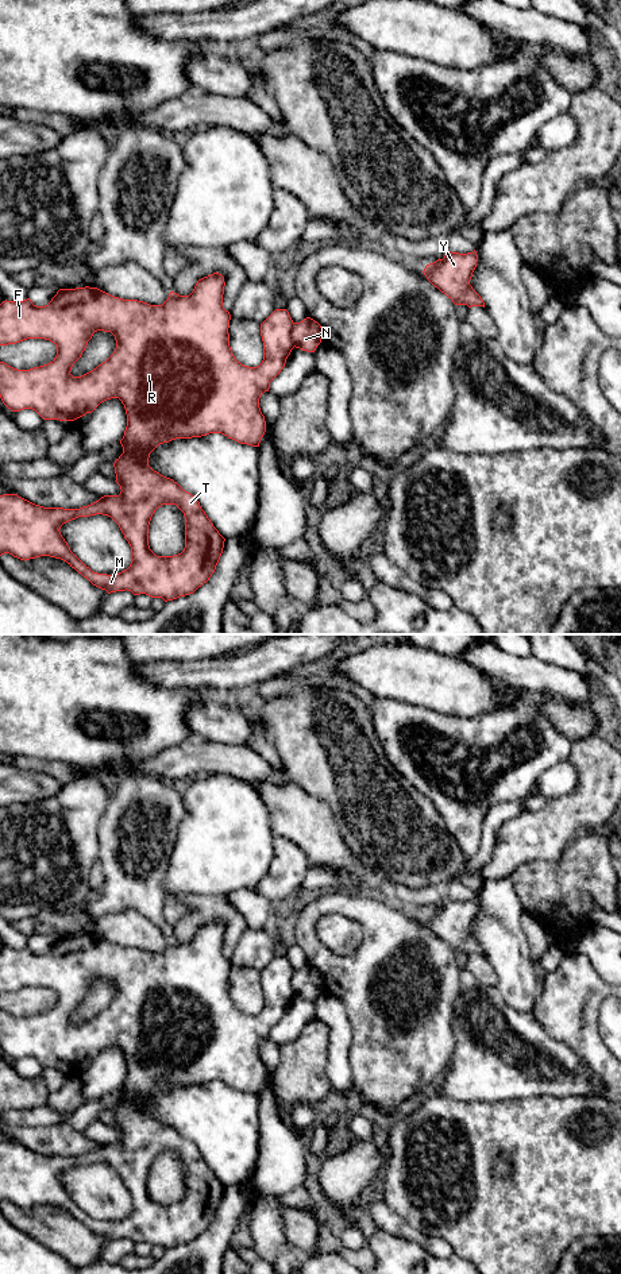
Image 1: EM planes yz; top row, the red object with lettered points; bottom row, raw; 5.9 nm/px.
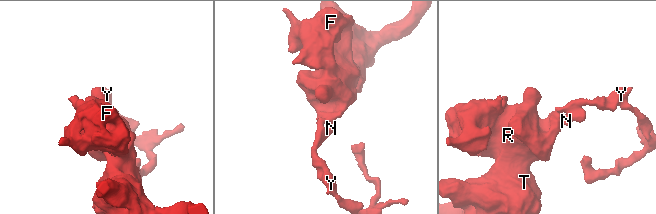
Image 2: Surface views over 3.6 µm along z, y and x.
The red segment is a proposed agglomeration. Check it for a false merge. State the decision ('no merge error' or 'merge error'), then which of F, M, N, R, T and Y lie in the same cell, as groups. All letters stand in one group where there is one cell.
merge error; F M R T / N Y

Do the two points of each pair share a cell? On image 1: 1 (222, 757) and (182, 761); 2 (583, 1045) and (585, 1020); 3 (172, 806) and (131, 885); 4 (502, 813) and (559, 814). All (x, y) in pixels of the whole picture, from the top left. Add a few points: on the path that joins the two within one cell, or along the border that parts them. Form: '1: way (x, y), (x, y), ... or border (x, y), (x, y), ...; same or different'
1: way (212, 757), (192, 757); same
2: way (583, 1039), (583, 1026); same
3: way (150, 821), (137, 837), (132, 864); same
4: border (524, 810), (508, 819), (496, 833); different

